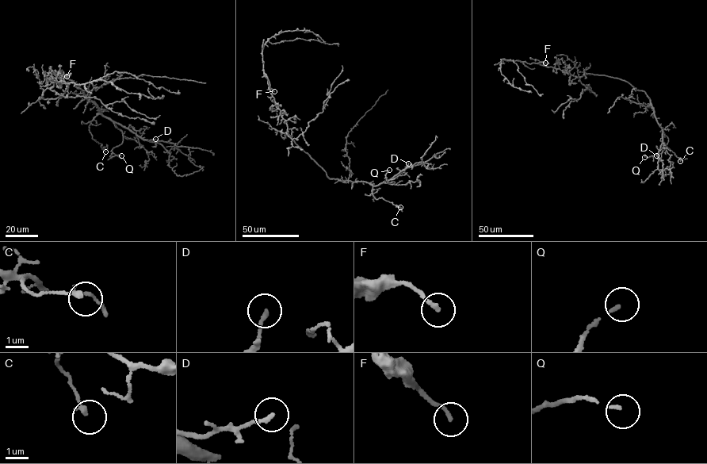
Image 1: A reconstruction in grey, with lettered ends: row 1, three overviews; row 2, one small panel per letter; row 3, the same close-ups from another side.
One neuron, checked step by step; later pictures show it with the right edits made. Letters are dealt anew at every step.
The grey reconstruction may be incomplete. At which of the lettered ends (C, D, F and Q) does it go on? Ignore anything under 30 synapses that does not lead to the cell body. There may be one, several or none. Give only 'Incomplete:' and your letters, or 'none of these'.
Incomplete: none of these

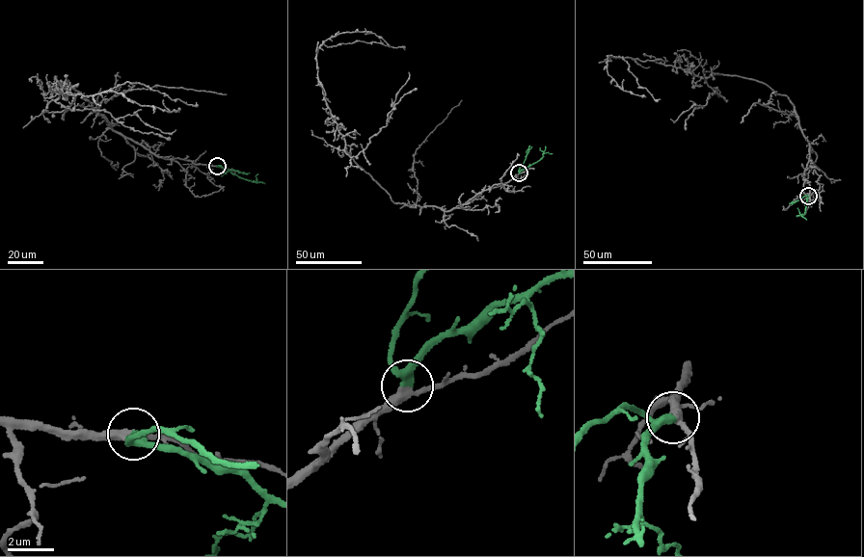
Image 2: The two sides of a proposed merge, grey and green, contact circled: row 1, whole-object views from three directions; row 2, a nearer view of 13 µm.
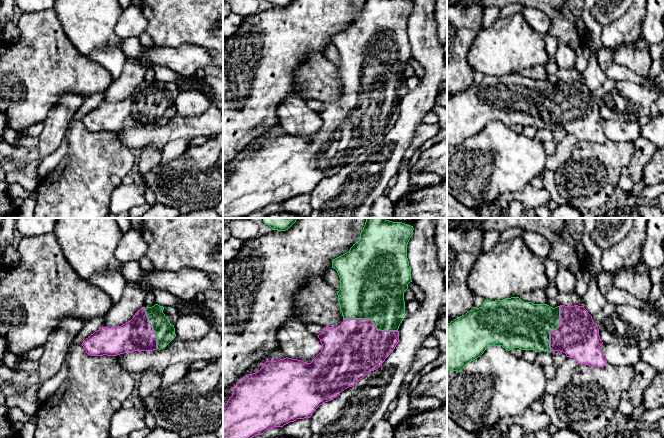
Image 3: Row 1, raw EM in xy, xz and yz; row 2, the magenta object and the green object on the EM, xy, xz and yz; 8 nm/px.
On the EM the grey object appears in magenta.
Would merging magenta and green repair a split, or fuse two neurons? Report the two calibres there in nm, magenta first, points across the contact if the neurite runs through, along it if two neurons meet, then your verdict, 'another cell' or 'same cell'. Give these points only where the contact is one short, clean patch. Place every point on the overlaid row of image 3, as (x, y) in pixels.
440 nm thick on the magenta side, 480 nm on the other; same cell

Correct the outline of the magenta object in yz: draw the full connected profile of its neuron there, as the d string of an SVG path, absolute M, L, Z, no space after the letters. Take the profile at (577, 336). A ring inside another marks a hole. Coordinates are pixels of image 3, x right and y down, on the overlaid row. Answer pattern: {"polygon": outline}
{"polygon": "M519 297L485 300L479 308L473 307L447 324L447 370L462 371L490 346L502 346L508 351L514 348L537 352L560 351L578 364L604 367L608 363L600 348L602 344L599 329L584 306L560 305L552 308L547 304L524 302Z"}

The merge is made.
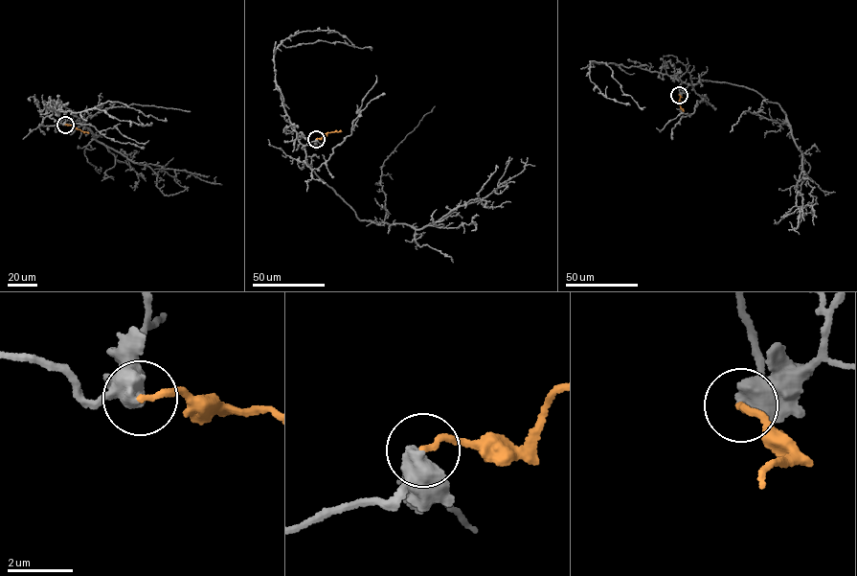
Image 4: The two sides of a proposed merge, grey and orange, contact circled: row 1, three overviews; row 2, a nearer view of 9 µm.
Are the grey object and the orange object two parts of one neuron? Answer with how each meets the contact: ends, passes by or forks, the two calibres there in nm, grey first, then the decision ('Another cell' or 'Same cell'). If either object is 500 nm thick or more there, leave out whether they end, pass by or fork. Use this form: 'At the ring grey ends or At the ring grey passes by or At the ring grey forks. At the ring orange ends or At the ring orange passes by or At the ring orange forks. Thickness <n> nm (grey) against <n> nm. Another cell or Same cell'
At the ring grey passes by. At the ring orange ends. Thickness 440 nm (grey) against 170 nm. Same cell

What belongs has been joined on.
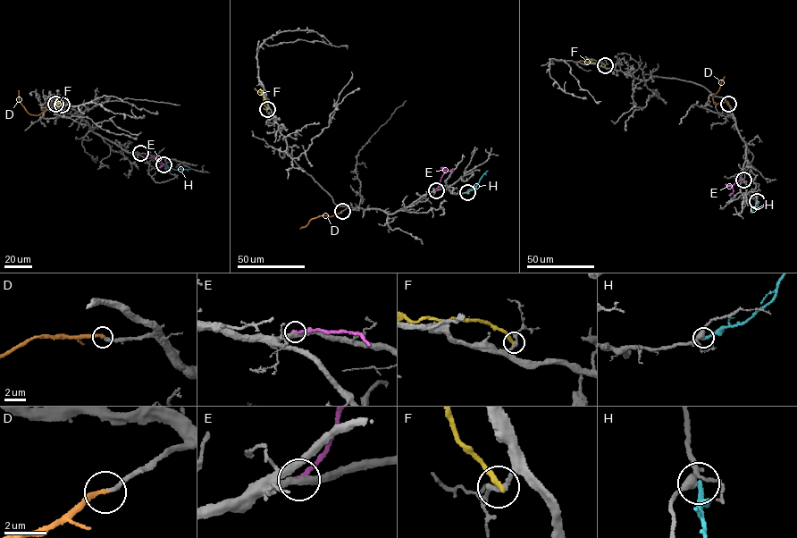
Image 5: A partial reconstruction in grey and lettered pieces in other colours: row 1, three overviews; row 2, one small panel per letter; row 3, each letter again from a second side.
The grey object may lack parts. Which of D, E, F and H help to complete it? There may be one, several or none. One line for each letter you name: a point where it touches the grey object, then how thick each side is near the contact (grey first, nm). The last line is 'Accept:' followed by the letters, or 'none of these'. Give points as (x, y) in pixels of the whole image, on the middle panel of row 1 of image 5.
D: Touches grey at (342, 211). Thickness 200 nm (grey) against 240 nm
Accept: D

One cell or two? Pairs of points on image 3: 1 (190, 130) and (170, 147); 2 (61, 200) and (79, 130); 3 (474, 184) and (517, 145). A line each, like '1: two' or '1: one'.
1: two
2: one
3: one

